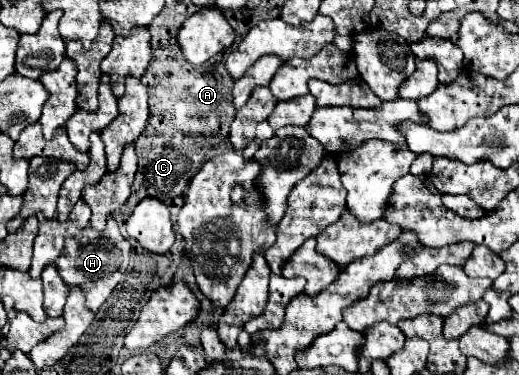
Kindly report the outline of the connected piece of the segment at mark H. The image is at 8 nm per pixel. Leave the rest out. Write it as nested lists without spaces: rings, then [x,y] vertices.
[[[110,217],[108,225],[102,233],[94,231],[92,227],[86,227],[82,231],[82,237],[70,237],[66,241],[64,253],[60,255],[56,269],[62,277],[62,281],[70,287],[82,287],[86,295],[86,307],[96,313],[100,305],[110,297],[114,287],[120,283],[122,275],[128,271],[128,261],[130,261],[130,243],[122,237],[116,221]]]

